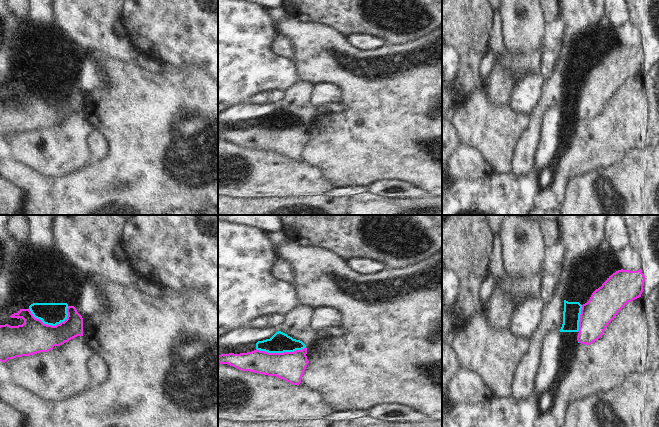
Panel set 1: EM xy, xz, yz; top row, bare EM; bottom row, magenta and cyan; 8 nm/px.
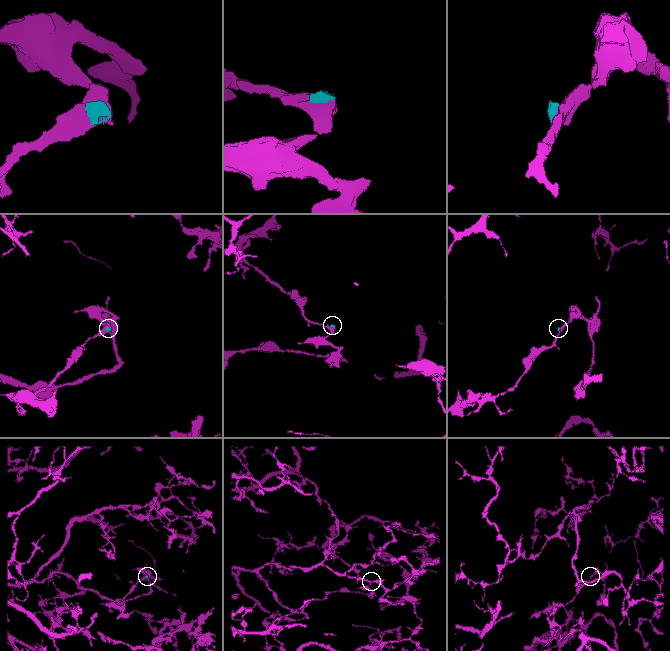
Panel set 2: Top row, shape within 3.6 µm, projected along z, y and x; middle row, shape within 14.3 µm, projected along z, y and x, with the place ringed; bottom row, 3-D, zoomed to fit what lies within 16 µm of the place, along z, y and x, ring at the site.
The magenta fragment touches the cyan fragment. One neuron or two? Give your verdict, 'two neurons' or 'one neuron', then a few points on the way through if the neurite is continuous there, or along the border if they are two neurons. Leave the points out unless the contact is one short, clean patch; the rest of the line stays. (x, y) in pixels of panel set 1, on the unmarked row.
one neuron

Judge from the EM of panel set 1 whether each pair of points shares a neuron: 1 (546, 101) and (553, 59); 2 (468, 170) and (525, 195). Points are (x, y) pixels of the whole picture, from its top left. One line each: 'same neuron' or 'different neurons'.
1: different neurons
2: different neurons

